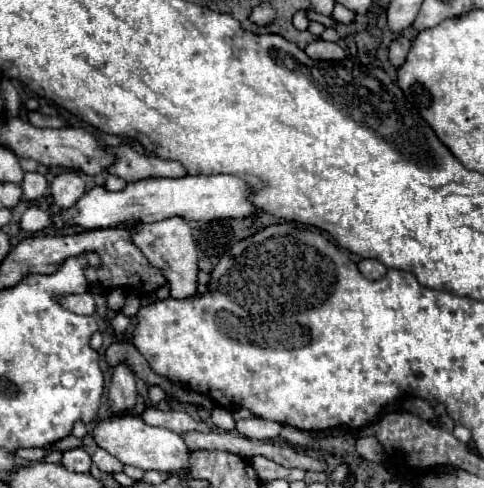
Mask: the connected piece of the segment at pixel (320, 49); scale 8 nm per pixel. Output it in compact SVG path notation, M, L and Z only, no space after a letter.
M320 38L308 44L304 52L314 60L342 60L344 58L344 50L336 42L326 42Z

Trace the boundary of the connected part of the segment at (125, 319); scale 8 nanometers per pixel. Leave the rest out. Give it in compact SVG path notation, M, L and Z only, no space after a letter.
M118 312L112 320L110 320L110 332L114 334L114 336L124 336L124 332L126 332L126 328L130 325L130 318L128 316L124 316L122 312Z

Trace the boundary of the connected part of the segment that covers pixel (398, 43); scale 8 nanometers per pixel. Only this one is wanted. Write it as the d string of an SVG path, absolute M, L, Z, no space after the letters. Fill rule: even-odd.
M398 38L398 40L392 42L392 46L390 46L390 62L394 64L394 68L400 68L404 64L408 52L410 52L410 40L408 38Z

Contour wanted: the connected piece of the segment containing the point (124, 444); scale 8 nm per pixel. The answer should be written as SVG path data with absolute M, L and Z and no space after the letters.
M112 414L106 420L96 422L92 430L94 442L116 456L122 464L130 464L142 470L160 470L160 472L186 472L188 468L188 448L180 434L174 434L166 428L154 428L142 422L136 414Z

